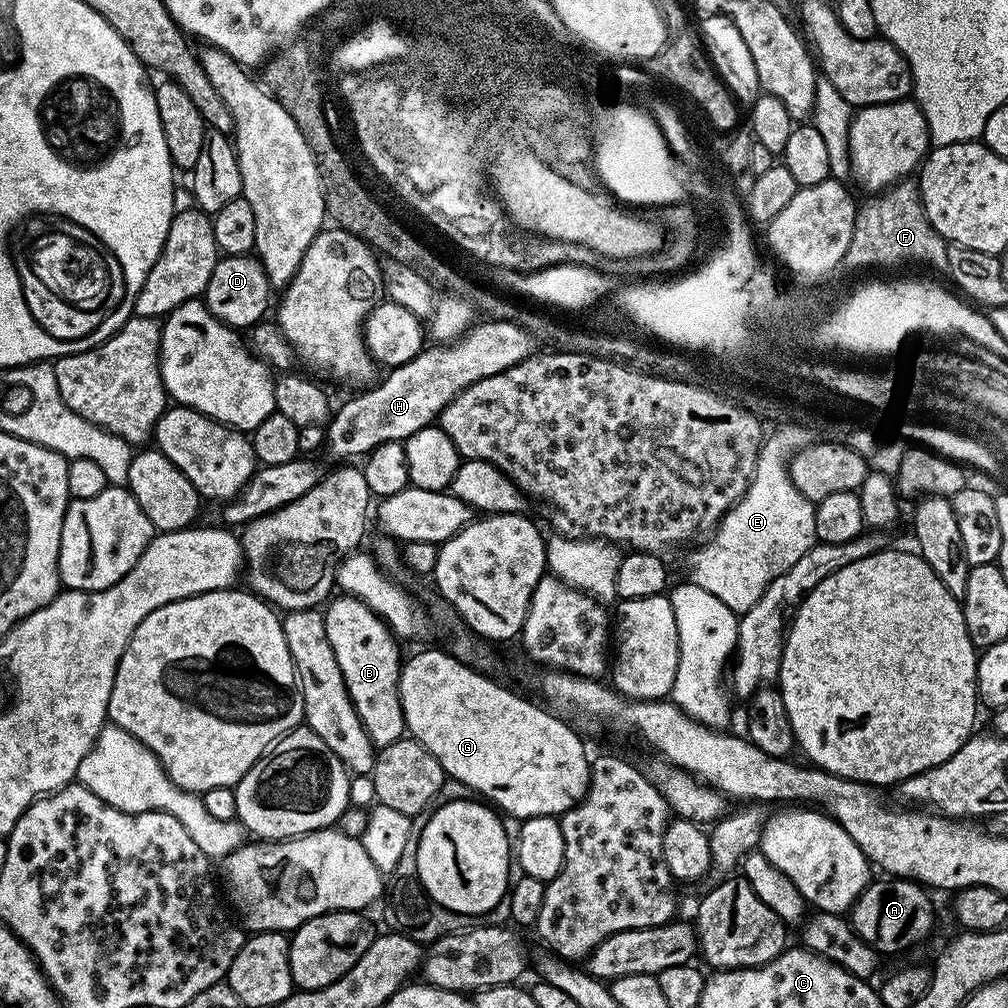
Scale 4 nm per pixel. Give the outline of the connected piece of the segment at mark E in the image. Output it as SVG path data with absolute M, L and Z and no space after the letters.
M760 452L756 474L749 480L744 496L720 518L714 534L701 543L705 543L701 548L694 549L692 557L688 560L689 566L692 567L691 583L702 586L702 590L710 590L714 598L726 602L726 606L730 606L730 610L737 614L750 610L762 597L772 577L794 566L817 543L814 526L816 504L806 499L794 486L787 464L780 468L780 459L780 452Z

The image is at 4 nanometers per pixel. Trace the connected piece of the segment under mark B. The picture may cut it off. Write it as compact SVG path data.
M337 595L323 609L323 614L330 650L334 650L334 658L338 658L338 670L342 670L346 690L366 734L377 749L390 746L390 742L398 742L406 729L400 701L402 655L397 637L392 635L388 624L378 613L353 596Z

